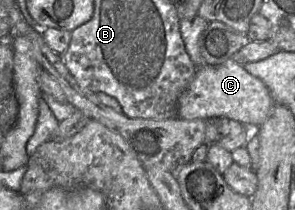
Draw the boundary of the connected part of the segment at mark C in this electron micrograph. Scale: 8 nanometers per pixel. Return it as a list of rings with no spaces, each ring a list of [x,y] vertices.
[[[232,58],[218,66],[198,67],[187,89],[177,101],[177,117],[185,120],[228,118],[247,128],[257,128],[270,115],[275,101],[267,86]]]

